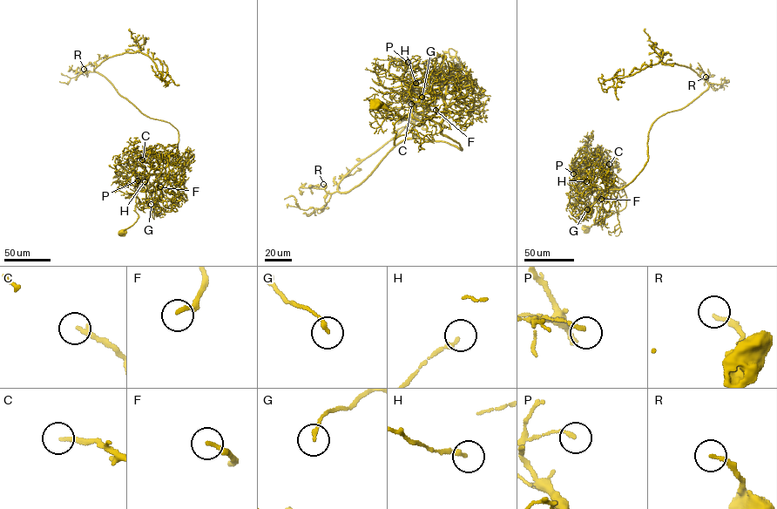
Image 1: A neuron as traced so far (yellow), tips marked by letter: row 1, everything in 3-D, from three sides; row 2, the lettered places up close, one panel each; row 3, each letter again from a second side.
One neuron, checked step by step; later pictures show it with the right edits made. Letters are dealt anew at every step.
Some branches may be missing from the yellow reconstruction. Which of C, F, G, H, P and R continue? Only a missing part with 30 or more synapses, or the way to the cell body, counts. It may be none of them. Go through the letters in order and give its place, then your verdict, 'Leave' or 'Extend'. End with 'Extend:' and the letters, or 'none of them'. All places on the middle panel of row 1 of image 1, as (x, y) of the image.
C: Place: (411, 104). Leave
F: Place: (435, 110). Leave
G: Place: (422, 97). Leave
H: Place: (415, 83). Leave
P: Place: (408, 62). Leave
R: Place: (323, 184). Leave
Extend: none of them

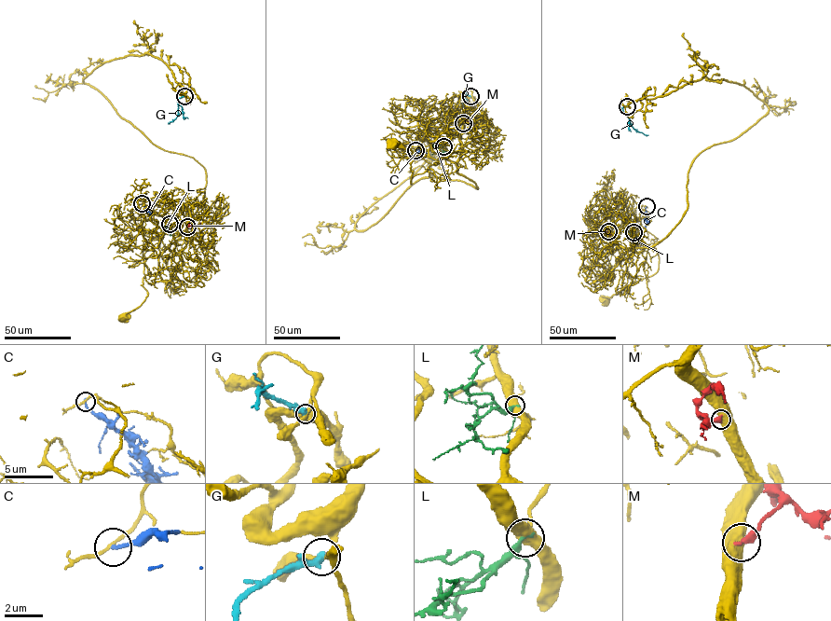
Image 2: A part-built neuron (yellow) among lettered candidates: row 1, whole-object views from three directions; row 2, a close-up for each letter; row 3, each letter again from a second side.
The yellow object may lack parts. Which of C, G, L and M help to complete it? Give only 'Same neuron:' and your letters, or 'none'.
Same neuron: none

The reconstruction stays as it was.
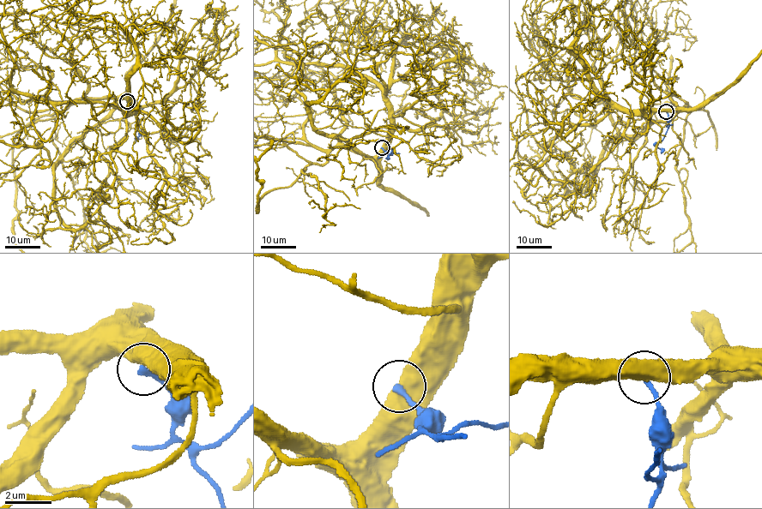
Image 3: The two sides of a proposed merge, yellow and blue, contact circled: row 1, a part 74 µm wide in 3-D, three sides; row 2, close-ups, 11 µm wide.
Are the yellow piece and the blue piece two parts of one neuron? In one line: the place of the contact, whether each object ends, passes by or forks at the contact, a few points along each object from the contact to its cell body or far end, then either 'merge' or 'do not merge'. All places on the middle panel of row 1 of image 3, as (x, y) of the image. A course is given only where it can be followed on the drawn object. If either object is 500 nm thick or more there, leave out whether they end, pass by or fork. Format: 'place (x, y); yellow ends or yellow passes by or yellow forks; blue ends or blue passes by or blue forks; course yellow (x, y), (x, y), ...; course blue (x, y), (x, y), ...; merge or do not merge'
place (382, 147); course yellow (382, 147), (373, 156), (335, 146), (324, 163), (265, 193), (257, 212), (257, 158), (270, 138); course blue (382, 147), (388, 155), (393, 151), (386, 158); do not merge

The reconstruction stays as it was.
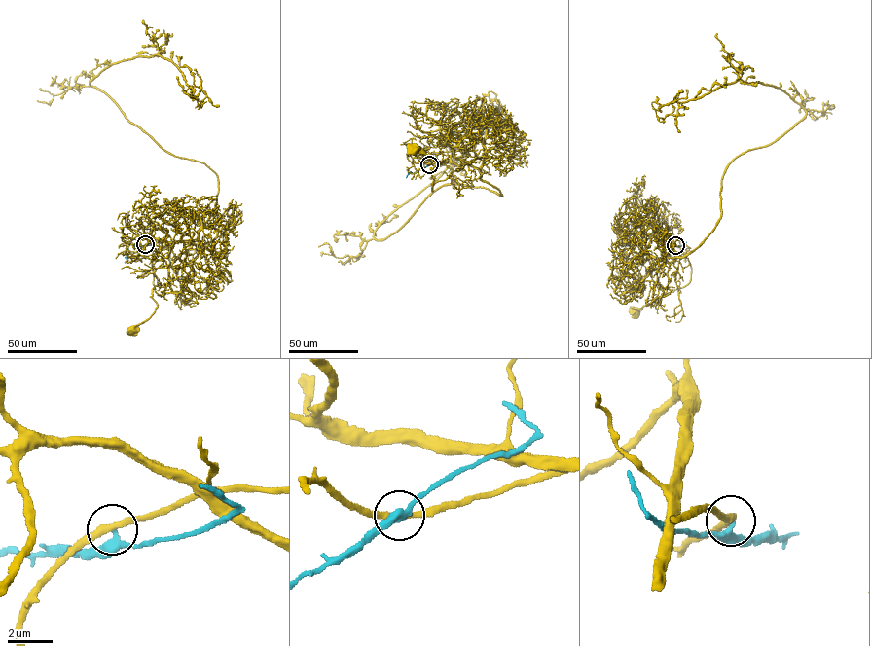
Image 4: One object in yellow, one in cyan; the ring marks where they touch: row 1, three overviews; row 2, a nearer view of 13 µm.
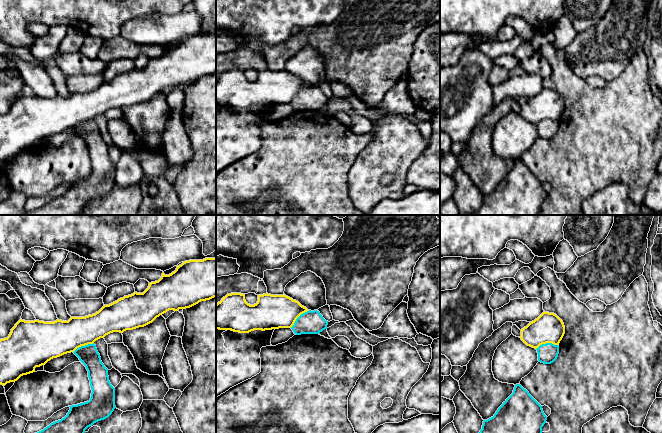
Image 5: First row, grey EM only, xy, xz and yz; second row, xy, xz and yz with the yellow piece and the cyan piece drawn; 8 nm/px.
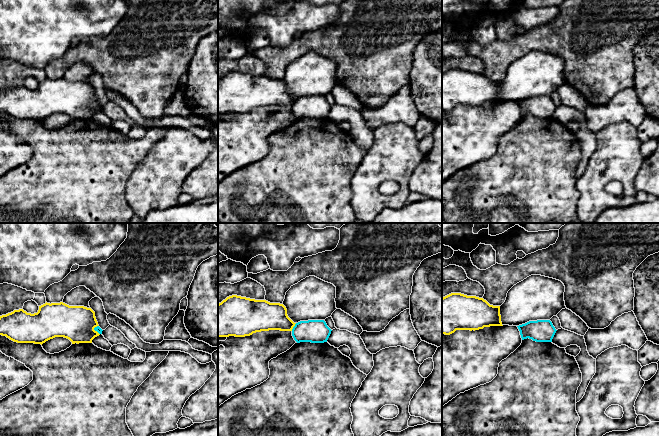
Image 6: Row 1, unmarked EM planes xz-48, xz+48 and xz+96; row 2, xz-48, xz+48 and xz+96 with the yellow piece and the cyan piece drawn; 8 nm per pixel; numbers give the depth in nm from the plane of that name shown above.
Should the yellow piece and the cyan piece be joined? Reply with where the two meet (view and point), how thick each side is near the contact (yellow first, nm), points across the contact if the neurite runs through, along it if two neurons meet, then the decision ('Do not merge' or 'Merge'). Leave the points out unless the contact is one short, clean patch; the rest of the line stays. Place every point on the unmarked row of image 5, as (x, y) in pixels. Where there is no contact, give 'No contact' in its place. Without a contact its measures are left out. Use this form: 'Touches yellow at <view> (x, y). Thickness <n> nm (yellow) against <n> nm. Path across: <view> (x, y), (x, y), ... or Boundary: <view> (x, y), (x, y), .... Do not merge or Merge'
Touches yellow at xz (298, 92). Thickness 280 nm (yellow) against 190 nm. Boundary: xz (309, 86), (302, 89), (290, 103). Do not merge

